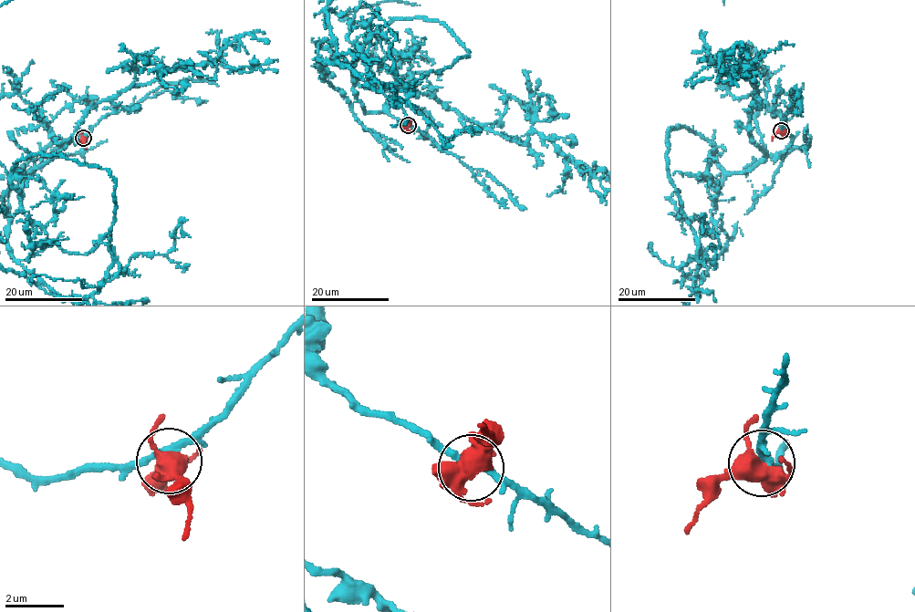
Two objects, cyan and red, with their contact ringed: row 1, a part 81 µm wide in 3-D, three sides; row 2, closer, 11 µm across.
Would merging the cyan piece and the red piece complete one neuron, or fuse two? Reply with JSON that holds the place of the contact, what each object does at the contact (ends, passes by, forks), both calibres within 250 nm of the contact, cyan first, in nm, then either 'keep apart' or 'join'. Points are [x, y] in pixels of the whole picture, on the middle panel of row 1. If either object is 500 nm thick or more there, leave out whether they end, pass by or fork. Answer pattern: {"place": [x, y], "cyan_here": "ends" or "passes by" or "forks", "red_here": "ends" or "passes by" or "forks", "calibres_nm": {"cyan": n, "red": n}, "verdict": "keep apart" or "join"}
{"place": [408, 125], "cyan_here": "passes by", "red_here": "forks", "calibres_nm": {"cyan": 240, "red": 480}, "verdict": "join"}

